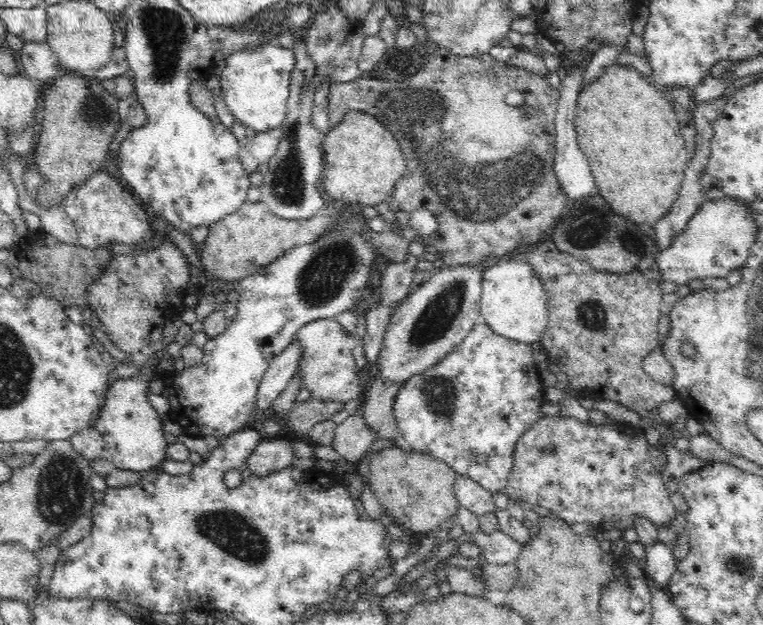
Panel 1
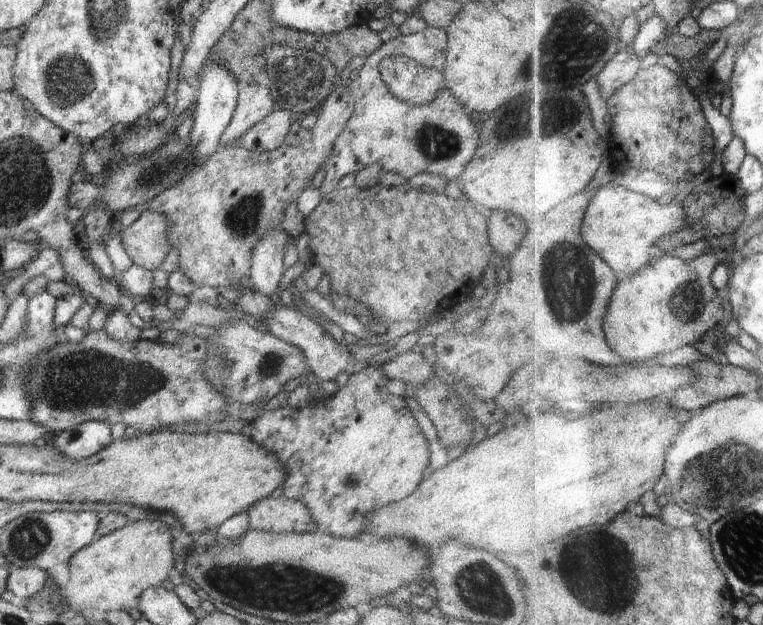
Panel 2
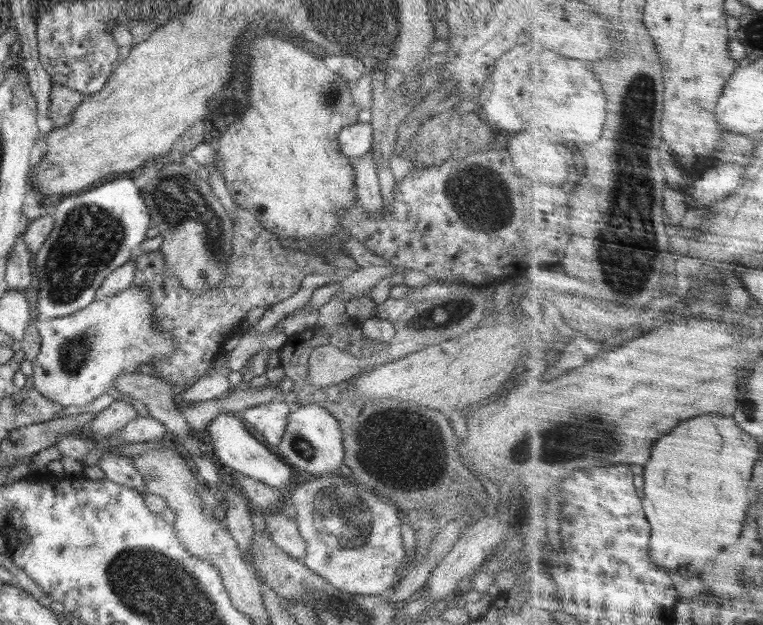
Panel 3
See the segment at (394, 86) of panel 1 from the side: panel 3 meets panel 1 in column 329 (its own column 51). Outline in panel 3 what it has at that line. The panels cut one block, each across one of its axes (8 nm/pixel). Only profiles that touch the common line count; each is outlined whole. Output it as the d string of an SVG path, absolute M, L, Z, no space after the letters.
M52 84L50 115L54 124L66 127L73 122L73 113L84 100L84 94L61 84Z

